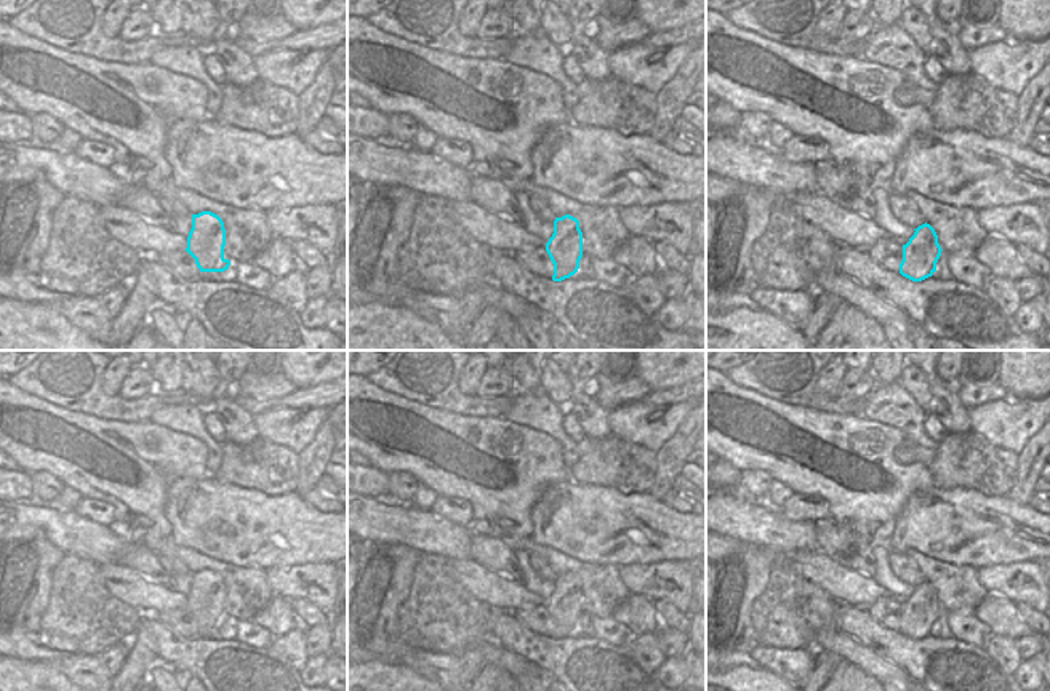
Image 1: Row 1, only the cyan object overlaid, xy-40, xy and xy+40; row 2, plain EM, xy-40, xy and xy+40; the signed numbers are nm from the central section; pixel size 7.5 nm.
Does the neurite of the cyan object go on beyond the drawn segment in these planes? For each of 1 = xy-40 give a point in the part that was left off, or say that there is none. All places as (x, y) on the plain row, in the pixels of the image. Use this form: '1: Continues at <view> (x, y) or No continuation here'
1: No continuation here.

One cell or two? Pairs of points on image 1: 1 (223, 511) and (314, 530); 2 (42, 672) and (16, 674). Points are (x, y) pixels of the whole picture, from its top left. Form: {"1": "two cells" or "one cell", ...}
{"1": "one cell", "2": "one cell"}

